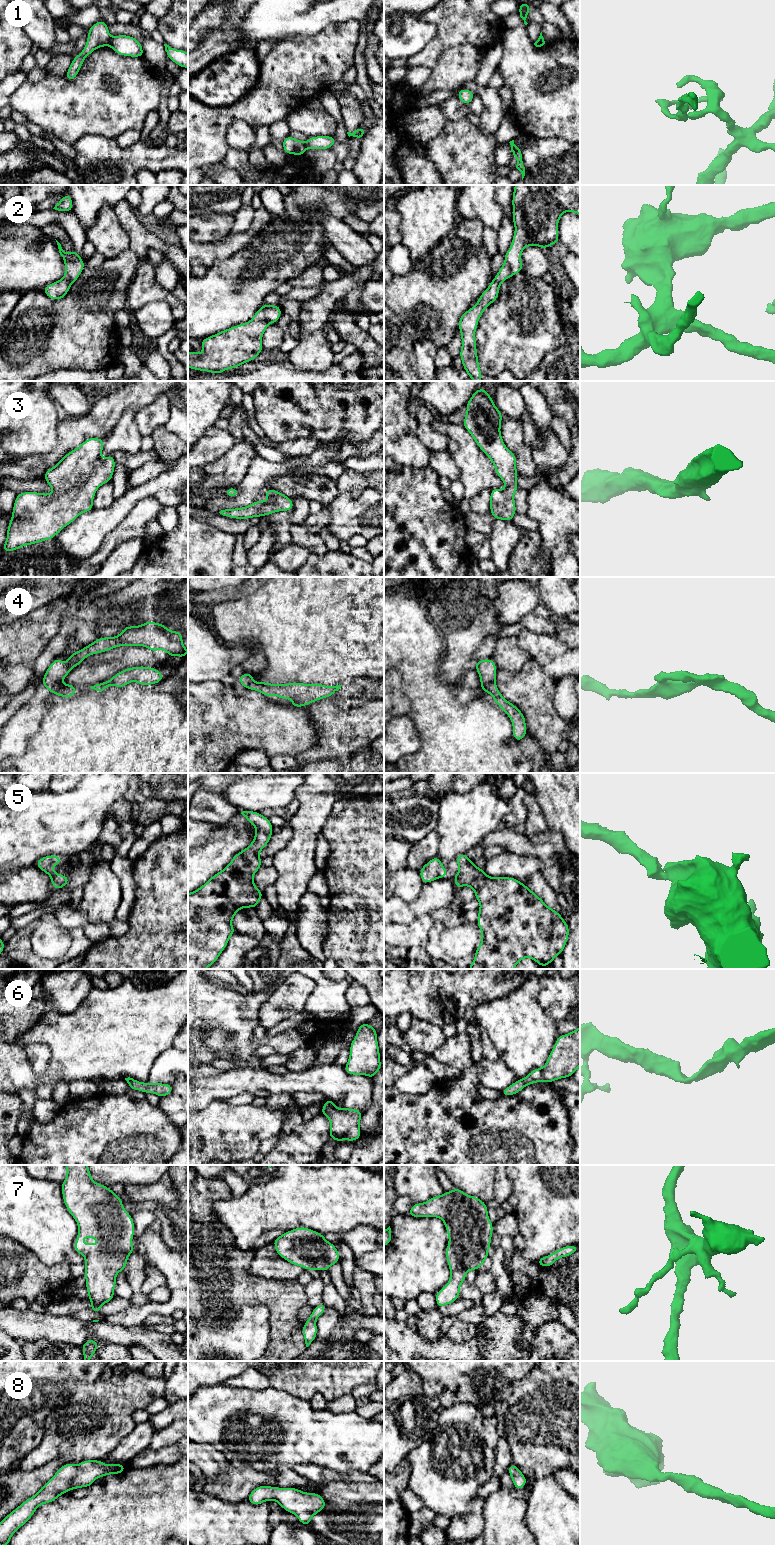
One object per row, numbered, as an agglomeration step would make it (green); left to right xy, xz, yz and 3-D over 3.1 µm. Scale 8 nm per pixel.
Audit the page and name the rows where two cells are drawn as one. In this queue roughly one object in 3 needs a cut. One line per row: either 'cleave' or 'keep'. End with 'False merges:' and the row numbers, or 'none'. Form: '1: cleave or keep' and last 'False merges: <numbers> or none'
1: cleave
2: keep
3: keep
4: cleave
5: keep
6: keep
7: keep
8: keep
False merges: 1, 4

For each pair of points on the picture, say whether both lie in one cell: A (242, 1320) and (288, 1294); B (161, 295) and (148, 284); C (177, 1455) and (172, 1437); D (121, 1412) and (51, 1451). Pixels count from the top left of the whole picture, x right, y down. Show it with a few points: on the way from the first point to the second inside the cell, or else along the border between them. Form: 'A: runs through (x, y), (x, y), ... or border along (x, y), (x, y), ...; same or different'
A: border along (242, 1306), (263, 1304), (269, 1312), (270, 1329); different
B: runs through (158, 293), (151, 287); same
C: border along (177, 1441), (167, 1446), (151, 1449); different
D: runs through (104, 1428), (92, 1435), (74, 1437), (68, 1441); same

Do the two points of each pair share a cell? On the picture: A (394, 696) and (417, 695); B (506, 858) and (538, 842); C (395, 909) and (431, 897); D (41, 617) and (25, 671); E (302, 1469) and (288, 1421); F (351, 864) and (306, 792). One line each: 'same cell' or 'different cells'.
A: different cells
B: different cells
C: same cell
D: different cells
E: different cells
F: different cells

